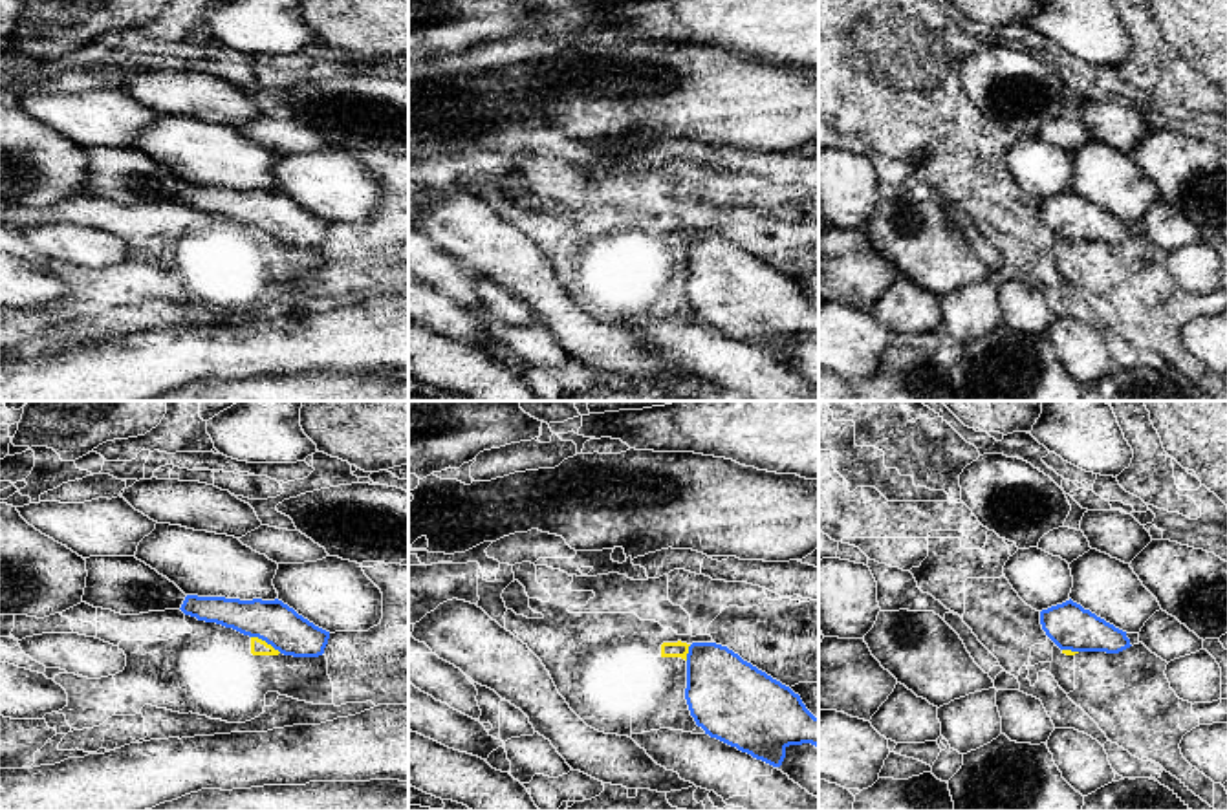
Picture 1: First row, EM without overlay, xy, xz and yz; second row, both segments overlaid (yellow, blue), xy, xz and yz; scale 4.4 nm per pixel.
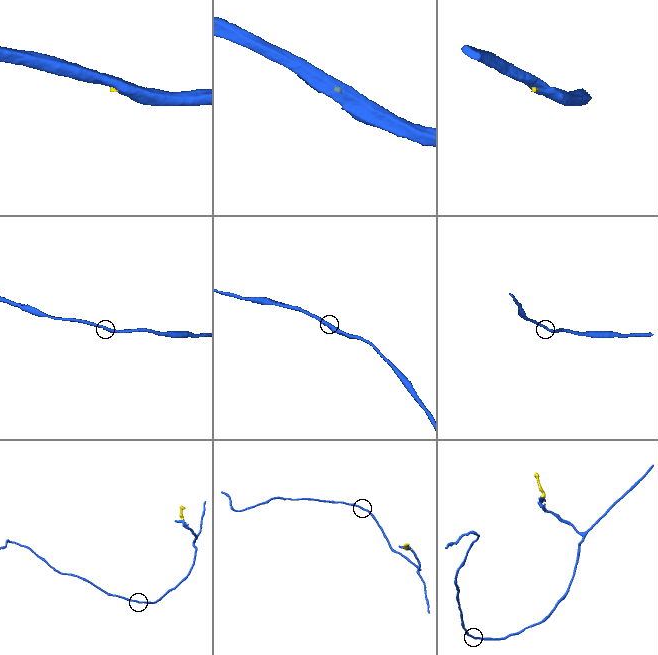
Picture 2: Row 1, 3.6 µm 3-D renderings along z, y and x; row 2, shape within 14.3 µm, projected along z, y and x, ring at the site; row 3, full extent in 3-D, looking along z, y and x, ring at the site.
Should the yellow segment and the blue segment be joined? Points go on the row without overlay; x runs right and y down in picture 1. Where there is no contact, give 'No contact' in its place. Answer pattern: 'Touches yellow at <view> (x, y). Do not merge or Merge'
Touches yellow at xy (264, 231). Merge

